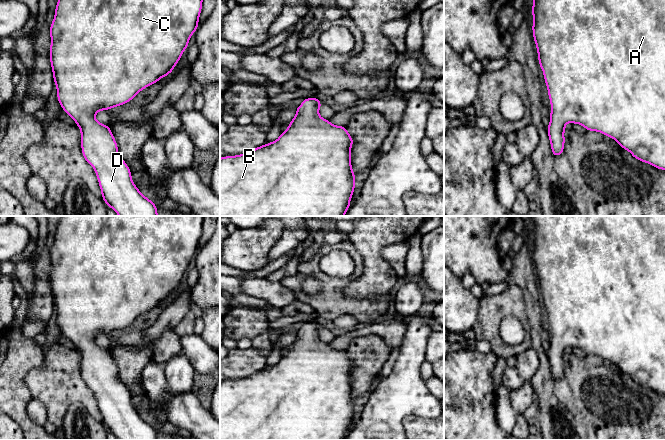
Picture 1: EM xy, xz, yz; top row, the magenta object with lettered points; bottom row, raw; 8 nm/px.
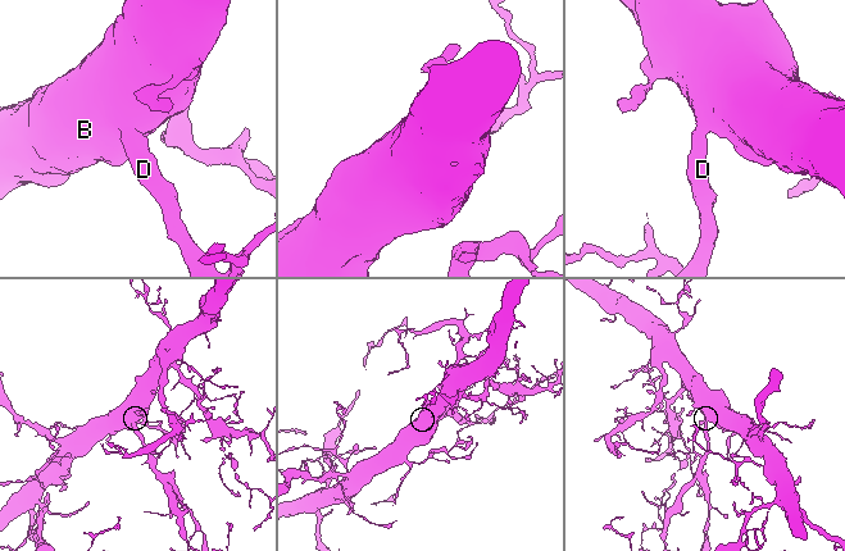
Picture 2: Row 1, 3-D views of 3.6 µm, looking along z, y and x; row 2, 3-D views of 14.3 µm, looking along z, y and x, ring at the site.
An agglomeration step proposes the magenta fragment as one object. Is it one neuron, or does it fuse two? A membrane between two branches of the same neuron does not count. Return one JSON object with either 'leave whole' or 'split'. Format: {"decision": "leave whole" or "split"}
{"decision": "leave whole"}

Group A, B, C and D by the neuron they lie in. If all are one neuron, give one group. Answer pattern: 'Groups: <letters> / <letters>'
Groups: A B C D

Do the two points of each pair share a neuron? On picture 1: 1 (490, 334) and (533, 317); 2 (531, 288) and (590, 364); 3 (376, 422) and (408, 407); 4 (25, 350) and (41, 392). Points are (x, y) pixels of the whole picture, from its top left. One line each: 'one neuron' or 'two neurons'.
1: two neurons
2: two neurons
3: one neuron
4: two neurons

